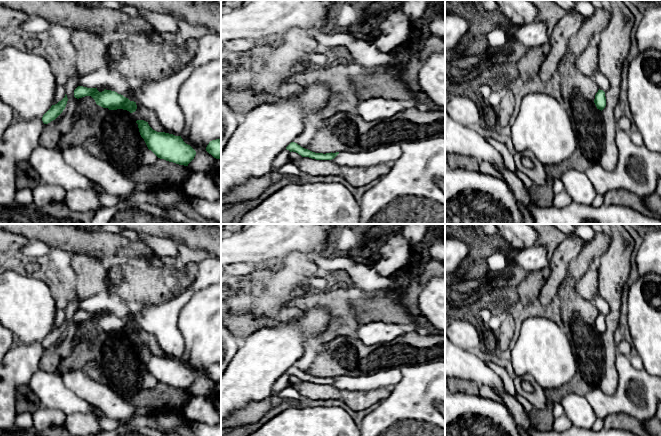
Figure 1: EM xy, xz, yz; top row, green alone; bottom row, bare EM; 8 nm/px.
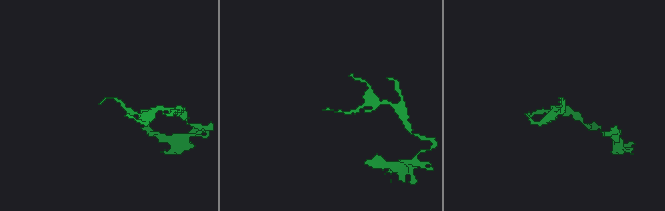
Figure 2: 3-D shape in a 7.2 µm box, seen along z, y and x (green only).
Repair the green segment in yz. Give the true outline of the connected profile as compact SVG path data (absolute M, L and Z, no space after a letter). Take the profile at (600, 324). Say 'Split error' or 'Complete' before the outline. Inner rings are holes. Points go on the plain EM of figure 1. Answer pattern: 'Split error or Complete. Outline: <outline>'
Complete. Outline: M598 314L598 316L595 319L594 327L599 334L603 334L606 330L606 321L605 316L603 314Z

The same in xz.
Complete. Outline: M291 366L286 371L286 373L289 374L290 376L293 375L293 376L298 377L302 381L309 381L309 382L316 383L316 384L332 384L339 378L339 376L336 376L336 377L331 376L331 377L326 377L326 378L315 377L315 376L312 376L308 373L301 371L300 369L298 369L295 366Z

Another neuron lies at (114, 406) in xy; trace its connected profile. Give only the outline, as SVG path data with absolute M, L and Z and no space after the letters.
M81 369L69 370L62 375L64 385L78 397L98 407L103 414L113 420L127 418L138 409L122 395L105 384L91 379Z

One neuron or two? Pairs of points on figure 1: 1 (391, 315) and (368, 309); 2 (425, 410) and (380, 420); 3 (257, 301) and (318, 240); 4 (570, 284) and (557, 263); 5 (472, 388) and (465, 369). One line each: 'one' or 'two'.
1: one
2: one
3: two
4: two
5: two

